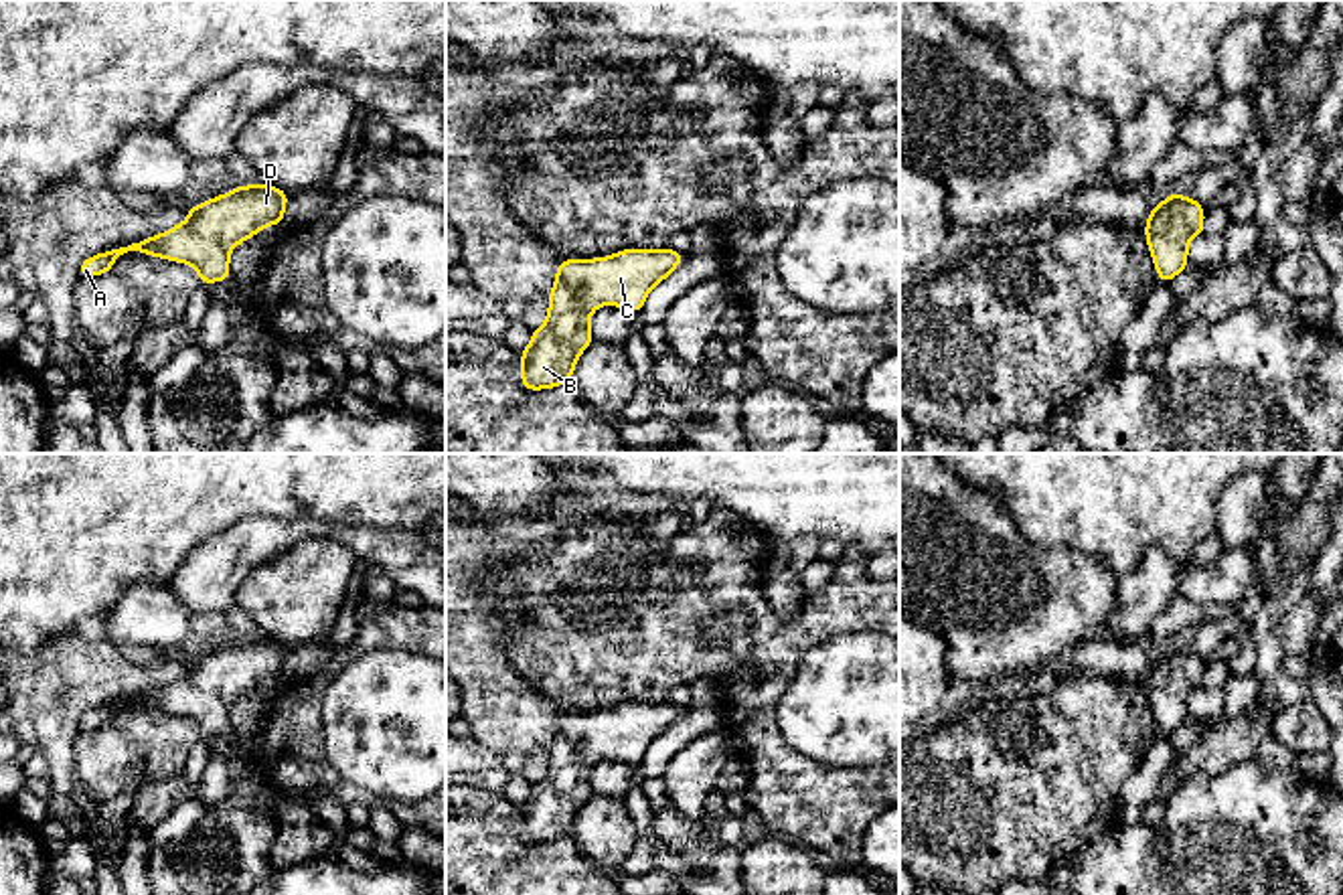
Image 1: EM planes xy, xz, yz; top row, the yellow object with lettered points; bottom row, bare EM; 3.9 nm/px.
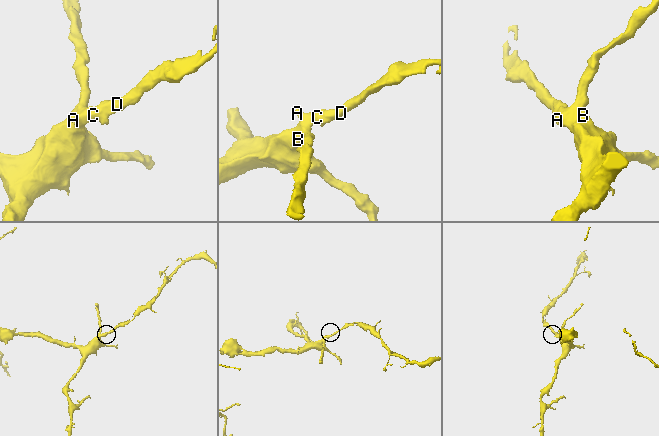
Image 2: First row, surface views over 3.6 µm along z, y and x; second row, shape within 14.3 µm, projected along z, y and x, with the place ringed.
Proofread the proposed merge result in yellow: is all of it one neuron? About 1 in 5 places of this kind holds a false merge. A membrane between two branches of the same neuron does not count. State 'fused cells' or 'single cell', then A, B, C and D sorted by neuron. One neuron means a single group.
single cell; A B C D

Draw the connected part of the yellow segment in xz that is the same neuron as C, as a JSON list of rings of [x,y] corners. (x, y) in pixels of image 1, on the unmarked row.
[[[624,703],[600,713],[565,713],[549,747],[549,769],[521,806],[521,838],[553,842],[573,830],[577,810],[594,796],[589,769],[604,757],[642,765],[648,745],[687,713],[673,703]]]

